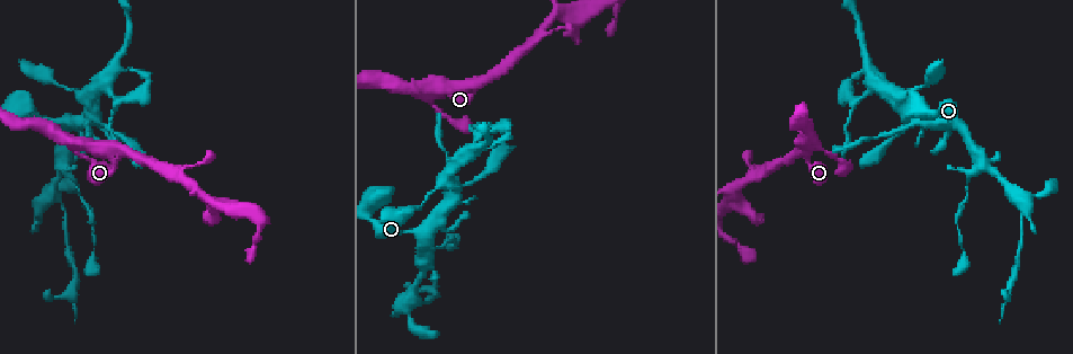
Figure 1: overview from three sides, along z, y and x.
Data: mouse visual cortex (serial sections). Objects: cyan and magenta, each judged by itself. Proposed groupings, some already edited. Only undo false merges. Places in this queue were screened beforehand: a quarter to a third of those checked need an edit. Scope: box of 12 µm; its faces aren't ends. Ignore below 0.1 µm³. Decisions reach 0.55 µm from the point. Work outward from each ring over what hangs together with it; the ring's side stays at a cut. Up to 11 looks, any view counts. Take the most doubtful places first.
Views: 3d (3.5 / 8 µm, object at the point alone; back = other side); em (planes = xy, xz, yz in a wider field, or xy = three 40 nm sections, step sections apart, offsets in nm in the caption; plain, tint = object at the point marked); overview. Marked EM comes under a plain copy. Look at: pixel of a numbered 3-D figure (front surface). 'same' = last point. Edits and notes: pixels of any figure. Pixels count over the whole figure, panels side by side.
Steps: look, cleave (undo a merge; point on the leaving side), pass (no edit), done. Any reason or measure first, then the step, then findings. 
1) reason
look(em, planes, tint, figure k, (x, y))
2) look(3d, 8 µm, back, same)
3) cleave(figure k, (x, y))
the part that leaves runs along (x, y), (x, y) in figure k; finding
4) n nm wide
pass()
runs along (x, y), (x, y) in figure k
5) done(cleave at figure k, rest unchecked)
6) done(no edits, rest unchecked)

side arm on a straight run
look(3d, 3.5 µm, back, figure 1, (423, 265))

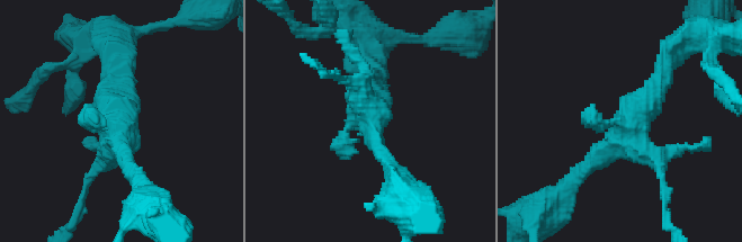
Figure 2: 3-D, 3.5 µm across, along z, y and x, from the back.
pass()
runs along (665, 64), (628, 126), (577, 178) in figure 2; continuous, no second cell

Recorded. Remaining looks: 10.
calibre changes
look(3d, 3.5 µm, figure 1, (423, 302))

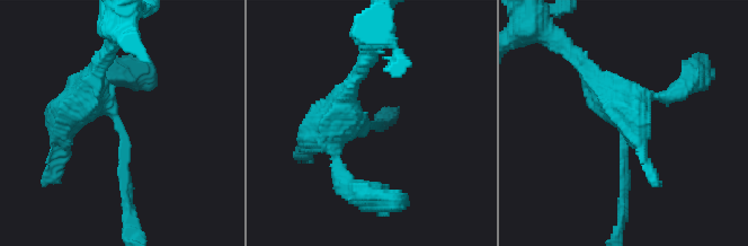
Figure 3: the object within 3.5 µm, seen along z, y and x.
arms of 150, 400 nm
look(em, xy, step 3, tint, figure 3, (621, 140))

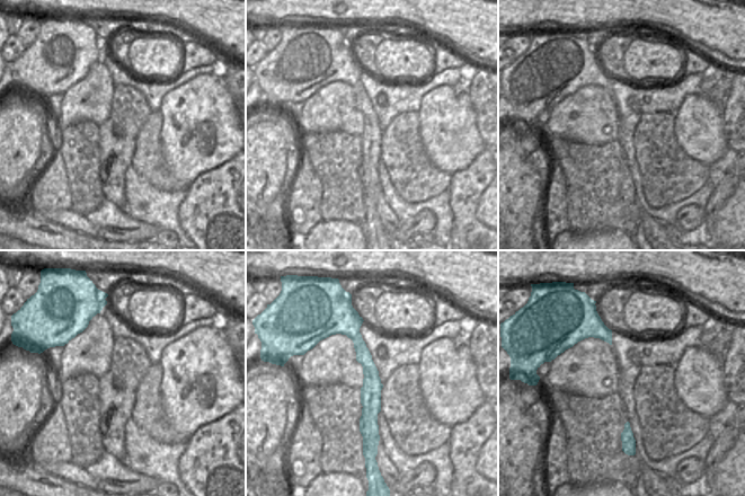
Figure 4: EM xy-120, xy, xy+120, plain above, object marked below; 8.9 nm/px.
cleave(figure 3, (121, 172))
the part that leaves runs along (119, 125), (123, 191), (134, 233) in figure 3; a second cell is stuck on

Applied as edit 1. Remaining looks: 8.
calibre changes
look(3d, 8 µm, figure 1, (70, 139))

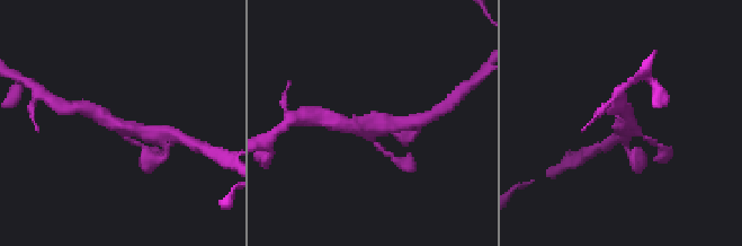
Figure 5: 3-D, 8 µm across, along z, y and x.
look(3d, 3.5 µm, figure 5, (627, 127))

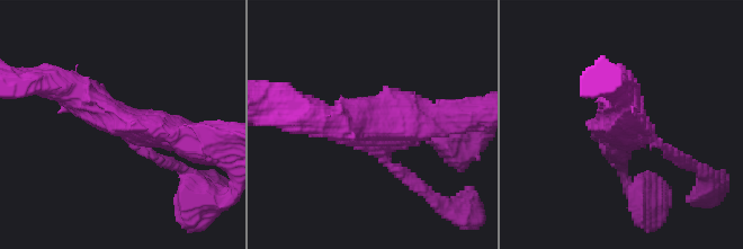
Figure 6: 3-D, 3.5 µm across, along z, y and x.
pass()
one cell here

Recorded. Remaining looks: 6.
look(3d, 8 µm, figure 1, (735, 189))

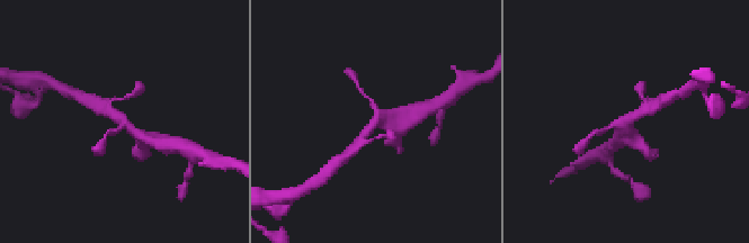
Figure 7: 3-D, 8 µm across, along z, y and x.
closer look
look(3d, 3.5 µm, figure 7, (625, 123))

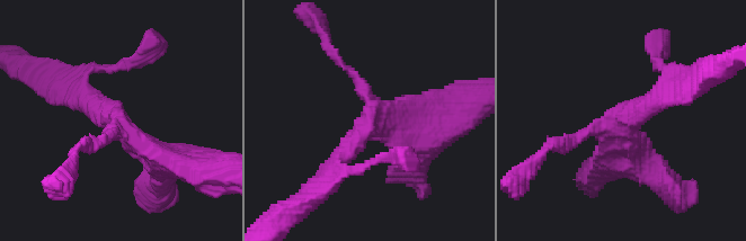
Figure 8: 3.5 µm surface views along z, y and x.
pass()
runs along (74, 92), (136, 144), (178, 161) in figure 8; all the same cell

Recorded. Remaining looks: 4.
done(cleave at figure 3, rest unchecked)

